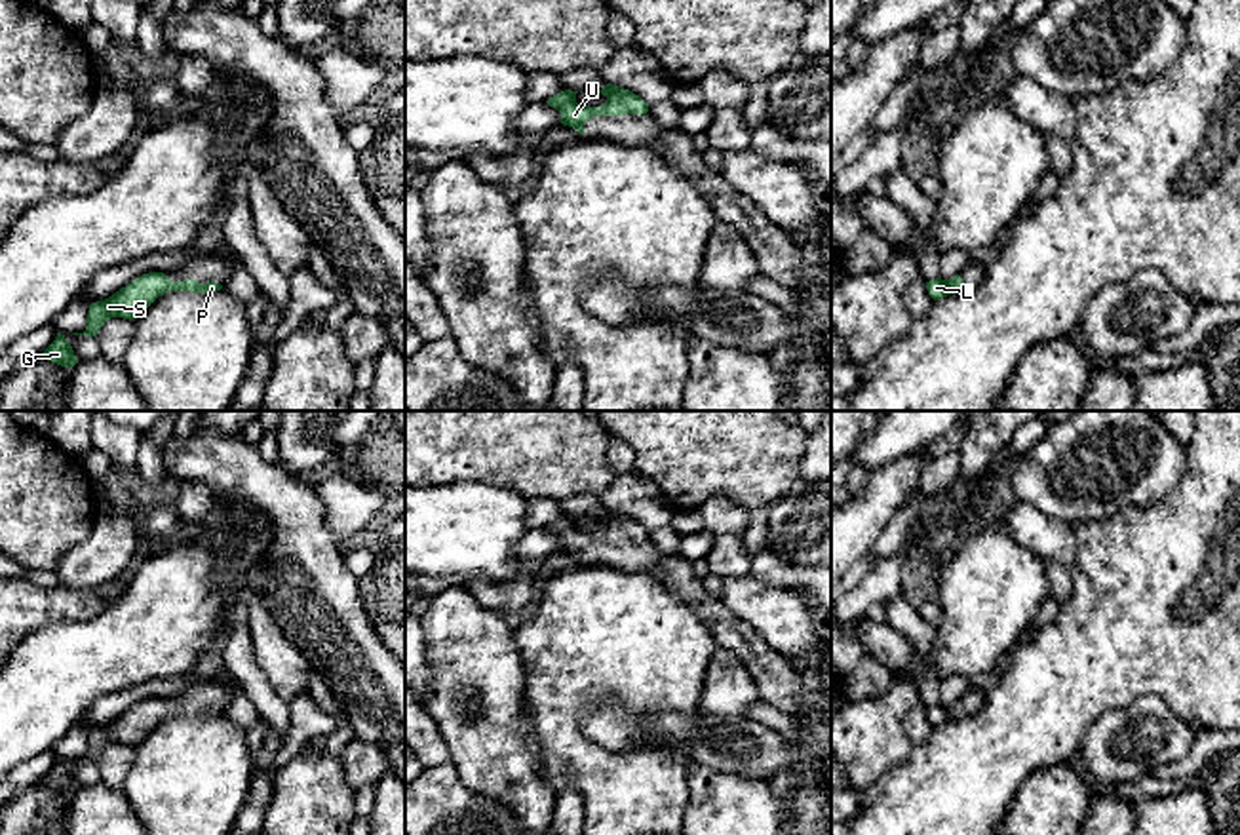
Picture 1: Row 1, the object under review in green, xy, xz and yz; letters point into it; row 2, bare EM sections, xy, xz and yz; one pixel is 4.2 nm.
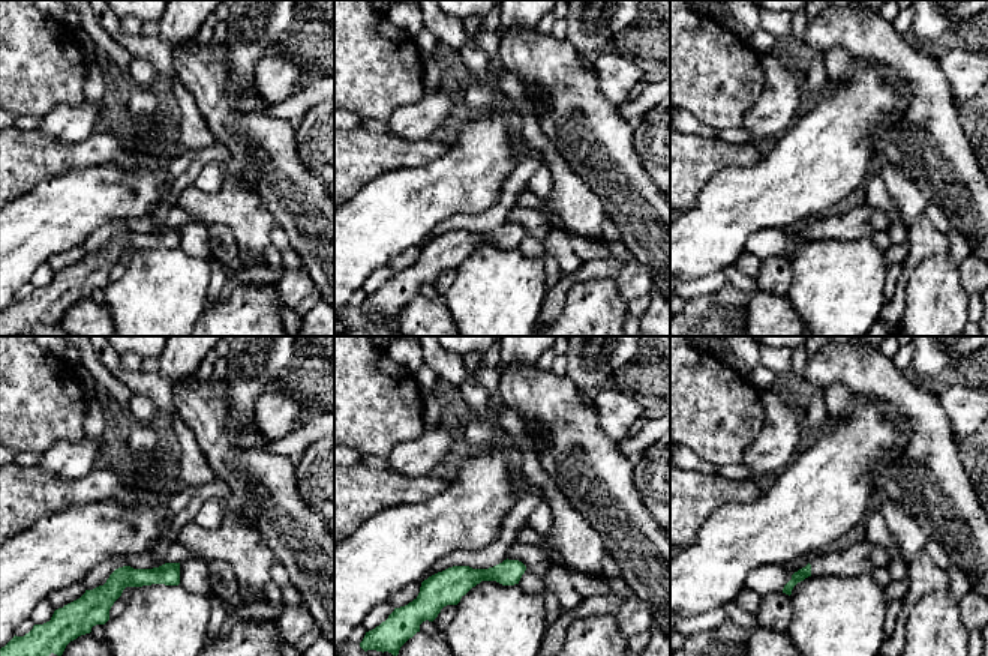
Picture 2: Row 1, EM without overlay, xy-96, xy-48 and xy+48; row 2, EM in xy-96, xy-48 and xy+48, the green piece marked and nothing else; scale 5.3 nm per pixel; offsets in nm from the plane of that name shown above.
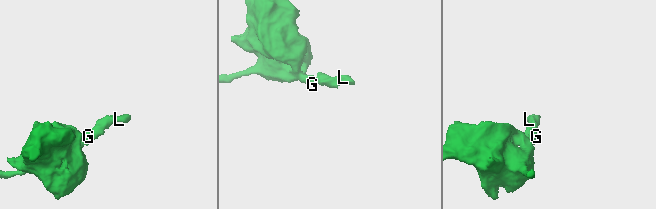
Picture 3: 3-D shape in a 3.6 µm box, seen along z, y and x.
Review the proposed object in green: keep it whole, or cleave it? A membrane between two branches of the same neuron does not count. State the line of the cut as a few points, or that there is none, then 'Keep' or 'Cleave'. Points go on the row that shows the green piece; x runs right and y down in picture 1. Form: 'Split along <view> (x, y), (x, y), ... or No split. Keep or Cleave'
No split. Keep

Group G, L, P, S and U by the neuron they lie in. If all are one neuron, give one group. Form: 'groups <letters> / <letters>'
groups G L P S U

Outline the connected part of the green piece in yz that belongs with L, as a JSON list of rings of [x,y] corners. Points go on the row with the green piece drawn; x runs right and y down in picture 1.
[[[957,274],[951,280],[941,280],[941,278],[930,280],[930,282],[926,282],[926,289],[934,301],[940,301],[947,295],[964,291],[966,285],[964,285],[962,278]]]

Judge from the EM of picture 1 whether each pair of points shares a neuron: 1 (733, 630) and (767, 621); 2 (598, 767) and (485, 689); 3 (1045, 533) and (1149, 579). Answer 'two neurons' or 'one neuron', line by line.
1: two neurons
2: two neurons
3: two neurons

